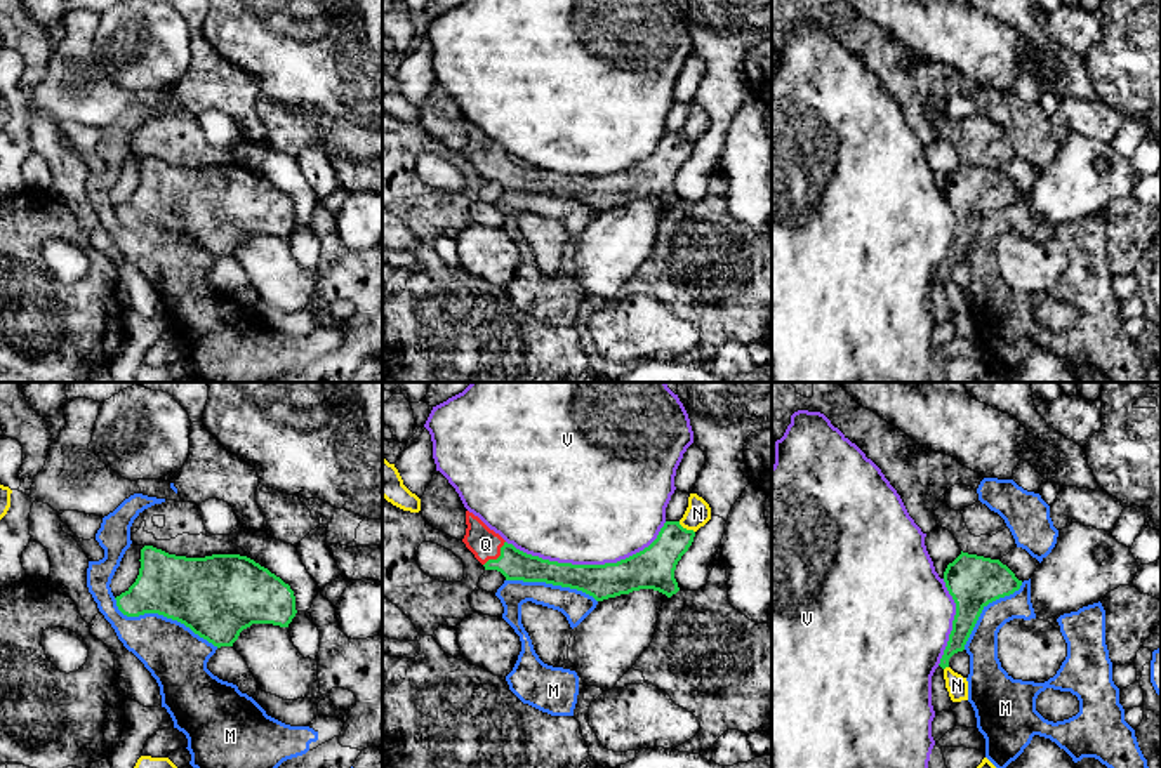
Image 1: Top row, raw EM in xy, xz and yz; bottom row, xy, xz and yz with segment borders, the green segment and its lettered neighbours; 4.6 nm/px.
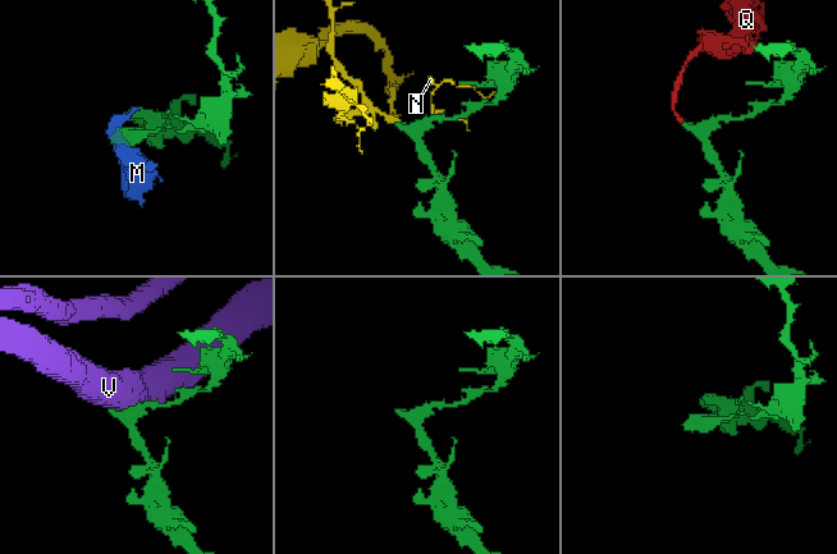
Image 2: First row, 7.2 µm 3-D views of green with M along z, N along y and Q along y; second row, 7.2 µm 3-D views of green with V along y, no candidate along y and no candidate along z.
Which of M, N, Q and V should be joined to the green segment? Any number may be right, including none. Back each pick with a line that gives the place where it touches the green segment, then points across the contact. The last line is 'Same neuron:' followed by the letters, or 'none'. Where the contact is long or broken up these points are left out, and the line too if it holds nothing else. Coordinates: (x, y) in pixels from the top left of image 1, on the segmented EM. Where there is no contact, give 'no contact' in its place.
Q: contact xz (499, 556); way xz (515, 565), (499, 556), (485, 544)
Same neuron: Q

